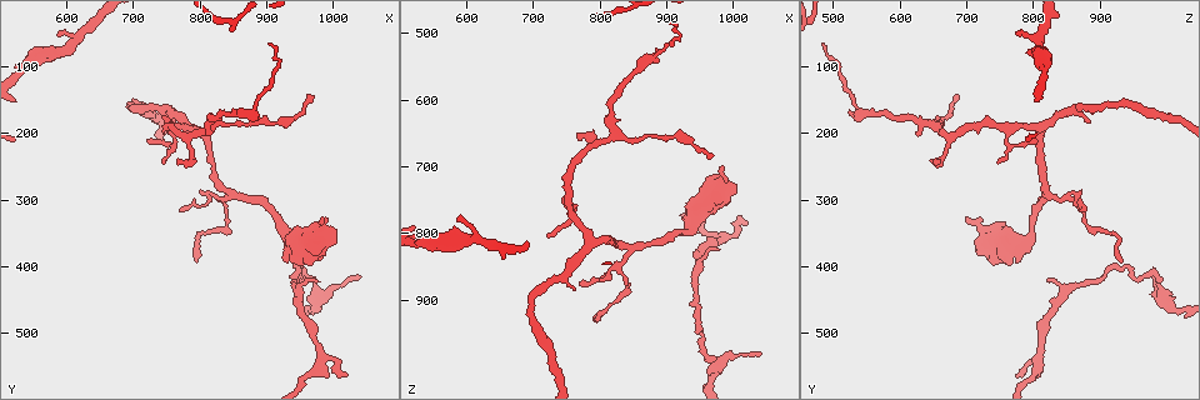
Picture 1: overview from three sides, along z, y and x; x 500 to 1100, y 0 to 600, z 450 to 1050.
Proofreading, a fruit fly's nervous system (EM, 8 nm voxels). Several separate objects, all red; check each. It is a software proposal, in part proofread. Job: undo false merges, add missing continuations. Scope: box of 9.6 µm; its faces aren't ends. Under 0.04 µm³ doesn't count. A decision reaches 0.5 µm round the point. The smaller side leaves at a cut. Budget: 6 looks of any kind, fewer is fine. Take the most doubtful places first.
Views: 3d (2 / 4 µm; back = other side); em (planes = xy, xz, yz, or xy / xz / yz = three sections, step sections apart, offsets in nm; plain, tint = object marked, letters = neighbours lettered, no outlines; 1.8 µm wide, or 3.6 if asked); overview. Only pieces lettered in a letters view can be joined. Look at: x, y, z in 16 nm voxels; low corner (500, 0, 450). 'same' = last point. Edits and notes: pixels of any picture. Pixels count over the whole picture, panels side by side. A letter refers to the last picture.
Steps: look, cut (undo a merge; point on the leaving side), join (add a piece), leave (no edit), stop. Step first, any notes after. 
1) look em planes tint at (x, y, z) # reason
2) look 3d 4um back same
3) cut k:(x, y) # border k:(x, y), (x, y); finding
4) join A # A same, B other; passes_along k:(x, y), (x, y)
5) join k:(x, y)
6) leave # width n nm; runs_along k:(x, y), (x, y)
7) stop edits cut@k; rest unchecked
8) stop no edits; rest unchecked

look em yz step 16 tint at (585, 55, 780) # an open end

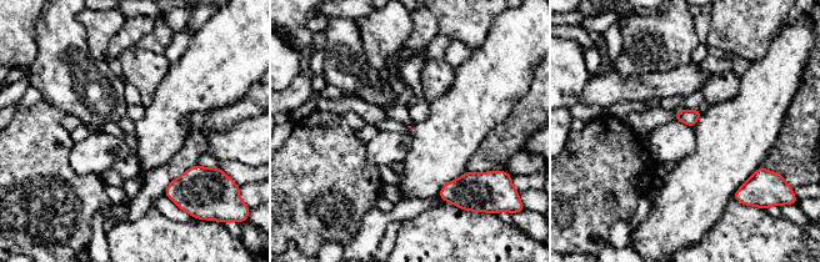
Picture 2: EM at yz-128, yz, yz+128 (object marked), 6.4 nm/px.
look em planes tint same # cut it another way

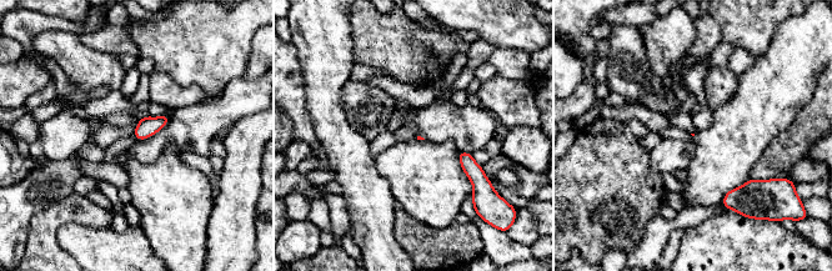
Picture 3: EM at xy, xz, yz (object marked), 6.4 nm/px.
look em planes letters same # what lies round it

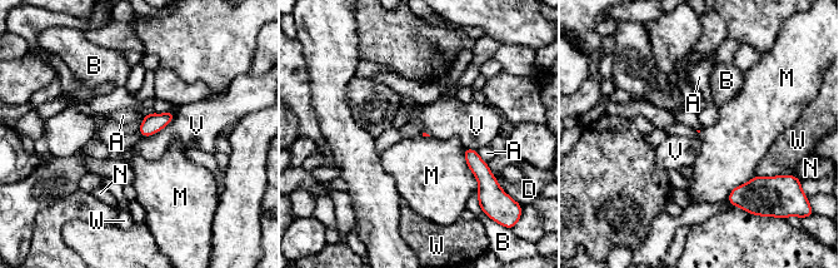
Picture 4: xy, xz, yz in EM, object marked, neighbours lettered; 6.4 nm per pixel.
leave # A other, B other, D other, M other, N other, V other, W other; border 4:(464, 148), (467, 165), (479, 188); none of them fits

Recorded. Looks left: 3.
look 3d 4um at (945, 400, 920) # abrupt turn

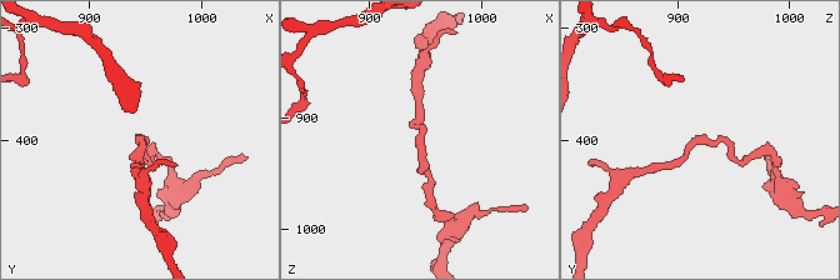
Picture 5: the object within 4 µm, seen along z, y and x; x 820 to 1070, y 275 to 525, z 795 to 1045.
look em xy step 16 tint at (944, 402, 924) # now the EM

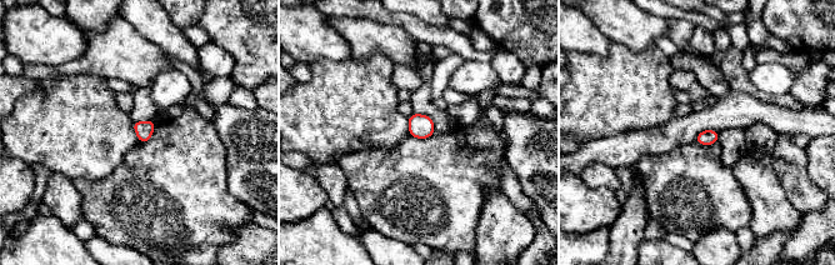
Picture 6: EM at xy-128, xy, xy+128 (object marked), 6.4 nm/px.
look em xz step 8 letters same # another direction

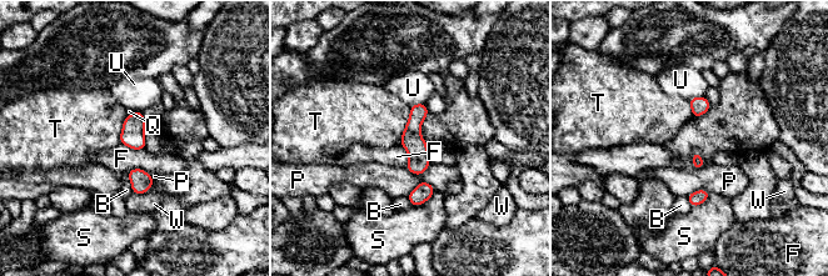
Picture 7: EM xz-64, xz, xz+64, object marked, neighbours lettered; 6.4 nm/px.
leave # width 60 nm; longest_contact T 260 nm; B other, F other, P other, Q other, S other, T other, U other, W other; all the same neuron

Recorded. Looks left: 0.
stop no edits; rest unchecked

